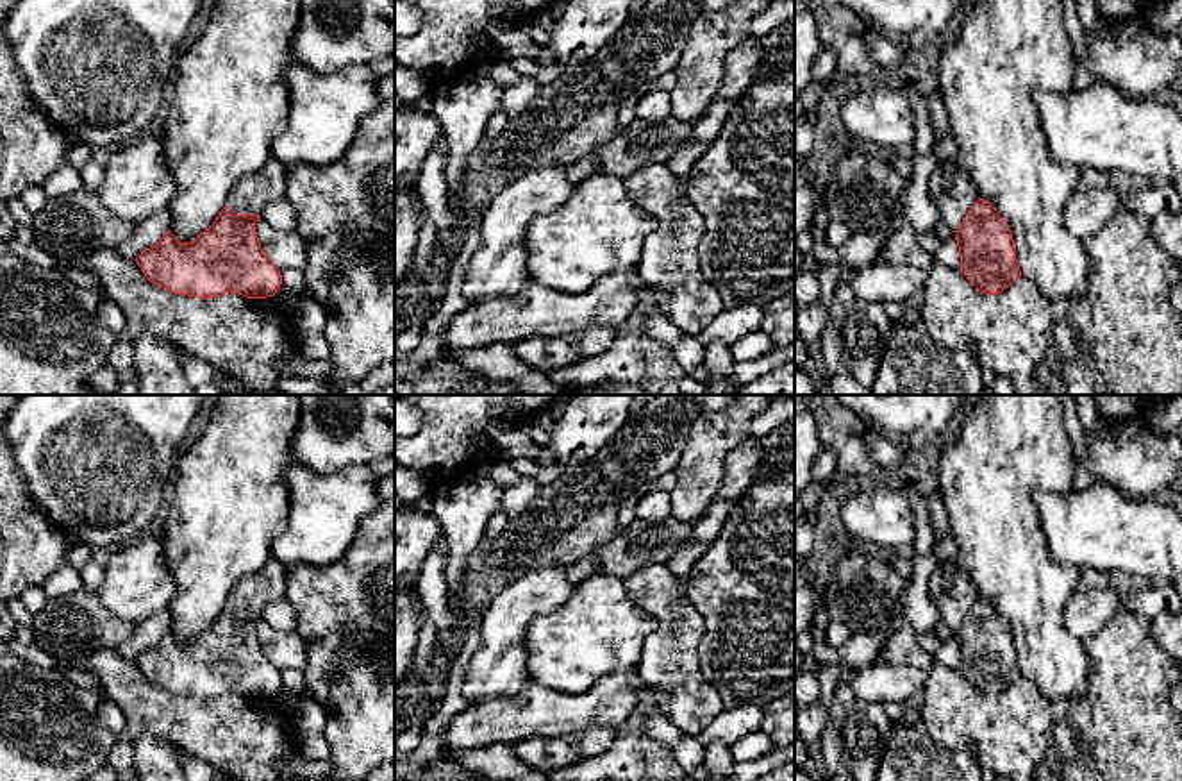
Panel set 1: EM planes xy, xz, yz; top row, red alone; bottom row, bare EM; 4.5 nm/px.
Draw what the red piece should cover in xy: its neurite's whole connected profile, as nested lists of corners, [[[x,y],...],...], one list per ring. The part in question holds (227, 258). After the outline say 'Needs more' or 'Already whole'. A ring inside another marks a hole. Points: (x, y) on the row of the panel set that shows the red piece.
[[[270,157],[257,172],[245,175],[236,184],[214,223],[200,232],[195,241],[180,243],[168,231],[157,245],[136,257],[137,266],[150,282],[175,295],[198,298],[216,298],[225,293],[241,293],[246,298],[273,297],[280,290],[282,275],[264,256],[255,222],[271,202],[286,197],[286,181],[287,166]]]. Needs more

